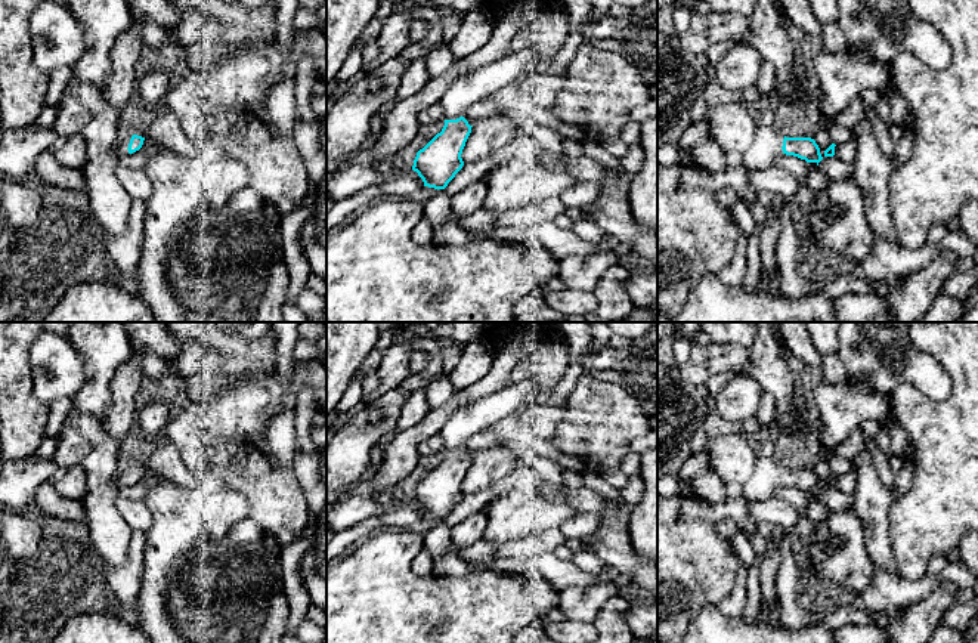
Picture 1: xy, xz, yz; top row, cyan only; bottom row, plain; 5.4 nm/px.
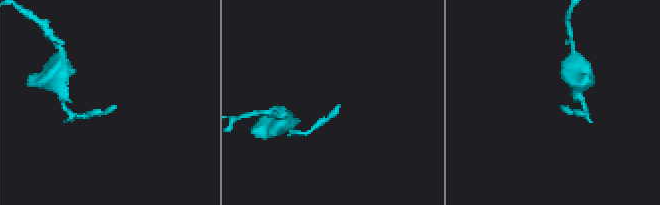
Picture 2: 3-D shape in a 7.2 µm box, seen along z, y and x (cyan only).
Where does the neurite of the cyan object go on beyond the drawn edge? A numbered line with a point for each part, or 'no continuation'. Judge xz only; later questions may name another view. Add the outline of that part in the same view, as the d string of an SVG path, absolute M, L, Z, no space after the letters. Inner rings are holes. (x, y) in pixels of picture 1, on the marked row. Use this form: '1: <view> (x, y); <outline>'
1: xz (480, 83); M532 49L507 55L451 84L440 99L445 120L464 117L473 103L486 99L505 84L514 81L535 59L536 53Z

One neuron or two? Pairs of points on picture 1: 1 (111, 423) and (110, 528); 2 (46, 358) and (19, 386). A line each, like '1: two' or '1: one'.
1: two
2: two

